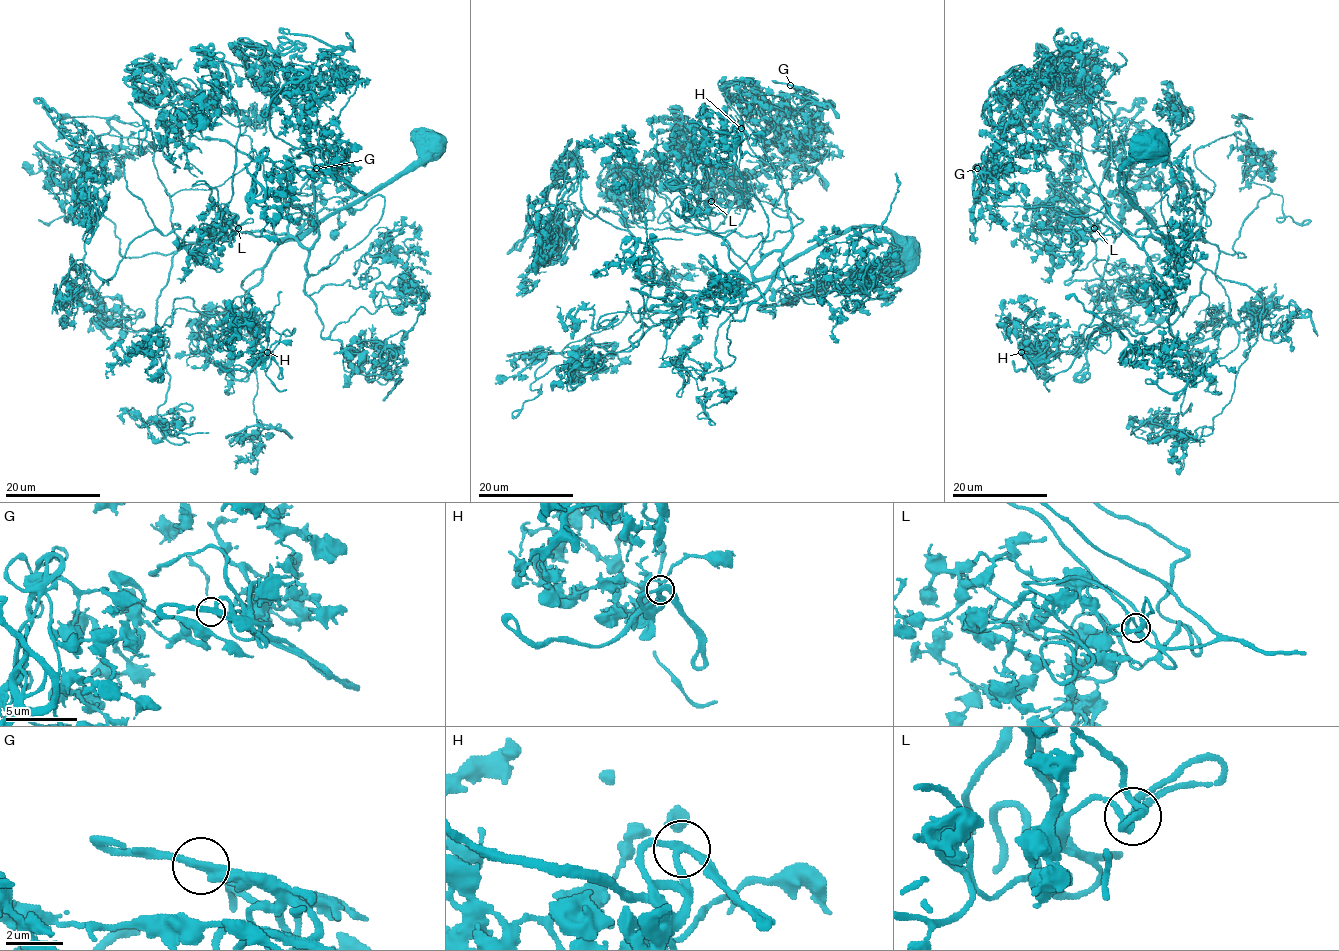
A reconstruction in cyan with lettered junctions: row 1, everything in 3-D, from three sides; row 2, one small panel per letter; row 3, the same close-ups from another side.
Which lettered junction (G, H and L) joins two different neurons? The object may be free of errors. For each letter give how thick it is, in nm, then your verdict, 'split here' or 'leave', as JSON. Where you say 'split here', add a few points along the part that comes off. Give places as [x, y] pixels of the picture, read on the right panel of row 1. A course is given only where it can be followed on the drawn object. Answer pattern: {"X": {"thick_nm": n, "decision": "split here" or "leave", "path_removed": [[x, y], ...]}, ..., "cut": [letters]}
{"G": {"thick_nm": 280, "decision": "leave"}, "H": {"thick_nm": 240, "decision": "leave"}, "L": {"thick_nm": 260, "decision": "leave"}, "cut": []}

